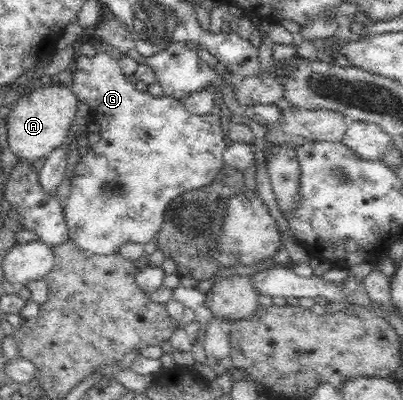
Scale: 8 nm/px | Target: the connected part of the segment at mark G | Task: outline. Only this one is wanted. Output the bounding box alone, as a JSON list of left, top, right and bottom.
[62,50,229,255]

